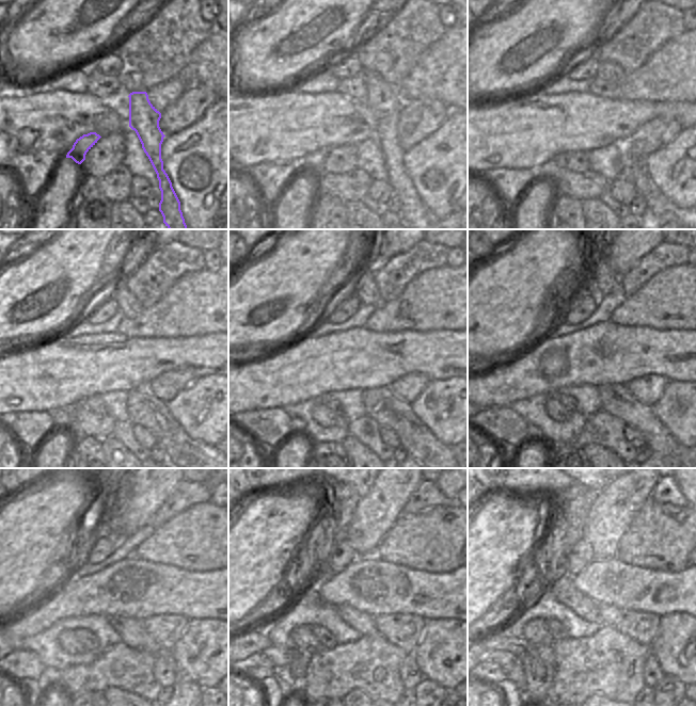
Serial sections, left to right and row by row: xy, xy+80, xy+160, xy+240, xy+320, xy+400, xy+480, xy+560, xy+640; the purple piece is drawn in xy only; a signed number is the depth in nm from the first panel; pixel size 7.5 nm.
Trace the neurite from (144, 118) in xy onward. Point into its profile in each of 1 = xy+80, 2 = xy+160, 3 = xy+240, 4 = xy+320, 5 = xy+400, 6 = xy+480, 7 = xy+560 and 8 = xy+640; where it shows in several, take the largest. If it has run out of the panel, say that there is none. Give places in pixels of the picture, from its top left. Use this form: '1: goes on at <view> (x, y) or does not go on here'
1: goes on at xy+80 (384, 99)
2: goes on at xy+160 (612, 71)
3: goes on at xy+240 (130, 307)
4: goes on at xy+320 (365, 287)
5: goes on at xy+400 (605, 279)
6: goes on at xy+480 (124, 493)
7: goes on at xy+560 (362, 490)
8: goes on at xy+640 (598, 490)

